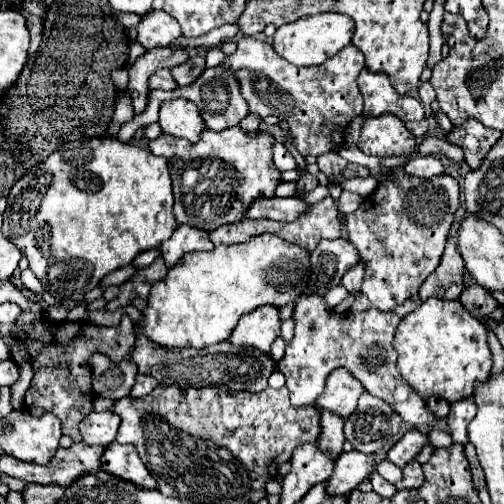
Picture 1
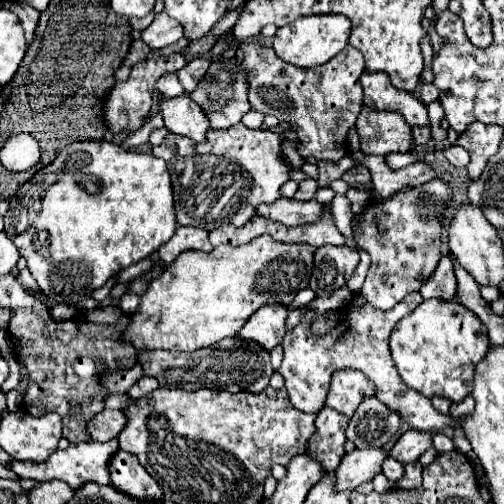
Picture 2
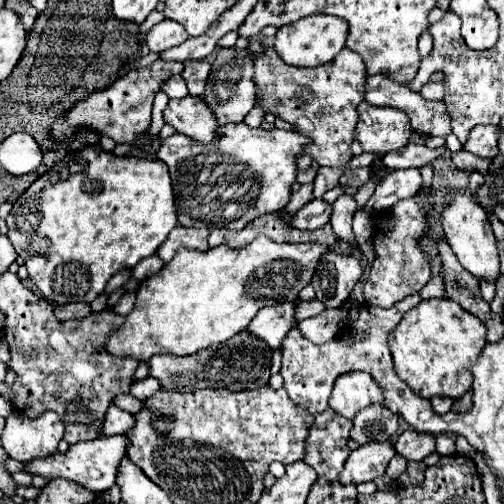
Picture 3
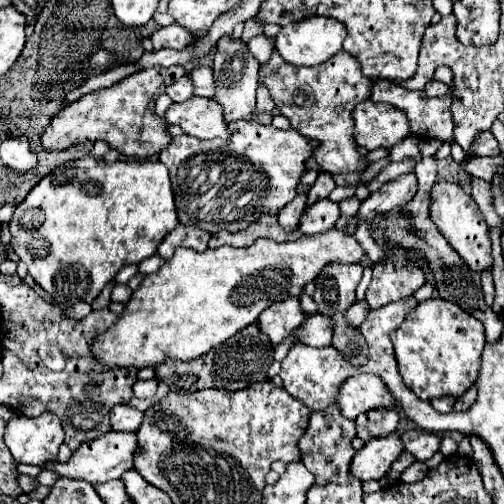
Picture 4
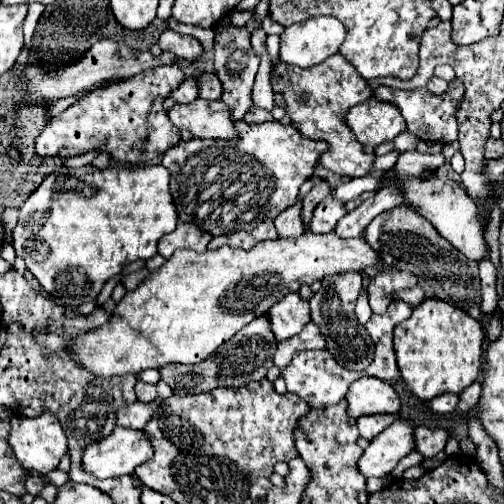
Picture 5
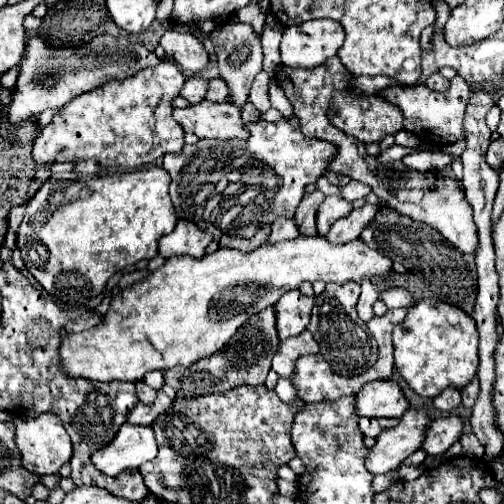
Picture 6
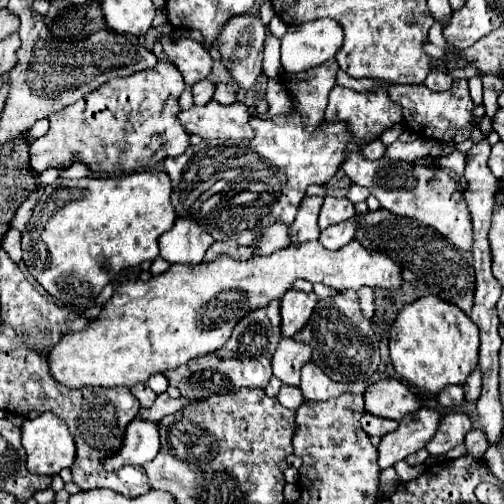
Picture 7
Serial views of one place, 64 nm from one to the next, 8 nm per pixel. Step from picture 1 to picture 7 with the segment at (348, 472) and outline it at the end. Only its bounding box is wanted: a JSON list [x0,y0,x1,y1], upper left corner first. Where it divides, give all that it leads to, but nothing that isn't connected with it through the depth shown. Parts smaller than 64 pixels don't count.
[378,408,440,470]

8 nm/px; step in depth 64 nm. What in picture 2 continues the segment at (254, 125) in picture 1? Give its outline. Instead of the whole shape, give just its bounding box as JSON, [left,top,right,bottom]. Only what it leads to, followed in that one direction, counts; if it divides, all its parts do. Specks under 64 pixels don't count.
[242,110,264,128]

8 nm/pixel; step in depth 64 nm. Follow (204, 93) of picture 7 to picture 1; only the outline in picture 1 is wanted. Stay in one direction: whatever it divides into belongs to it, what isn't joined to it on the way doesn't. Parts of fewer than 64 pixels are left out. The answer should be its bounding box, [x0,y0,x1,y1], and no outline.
[148,68,176,90]

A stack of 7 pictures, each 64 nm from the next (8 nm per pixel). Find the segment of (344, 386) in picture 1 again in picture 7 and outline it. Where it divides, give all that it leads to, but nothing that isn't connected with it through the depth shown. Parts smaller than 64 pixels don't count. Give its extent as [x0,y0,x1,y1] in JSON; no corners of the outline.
[364,378,420,420]

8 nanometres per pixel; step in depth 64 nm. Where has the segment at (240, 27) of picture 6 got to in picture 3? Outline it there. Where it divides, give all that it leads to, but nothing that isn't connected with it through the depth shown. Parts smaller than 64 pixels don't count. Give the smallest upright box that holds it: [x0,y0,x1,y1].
[200,48,254,126]

